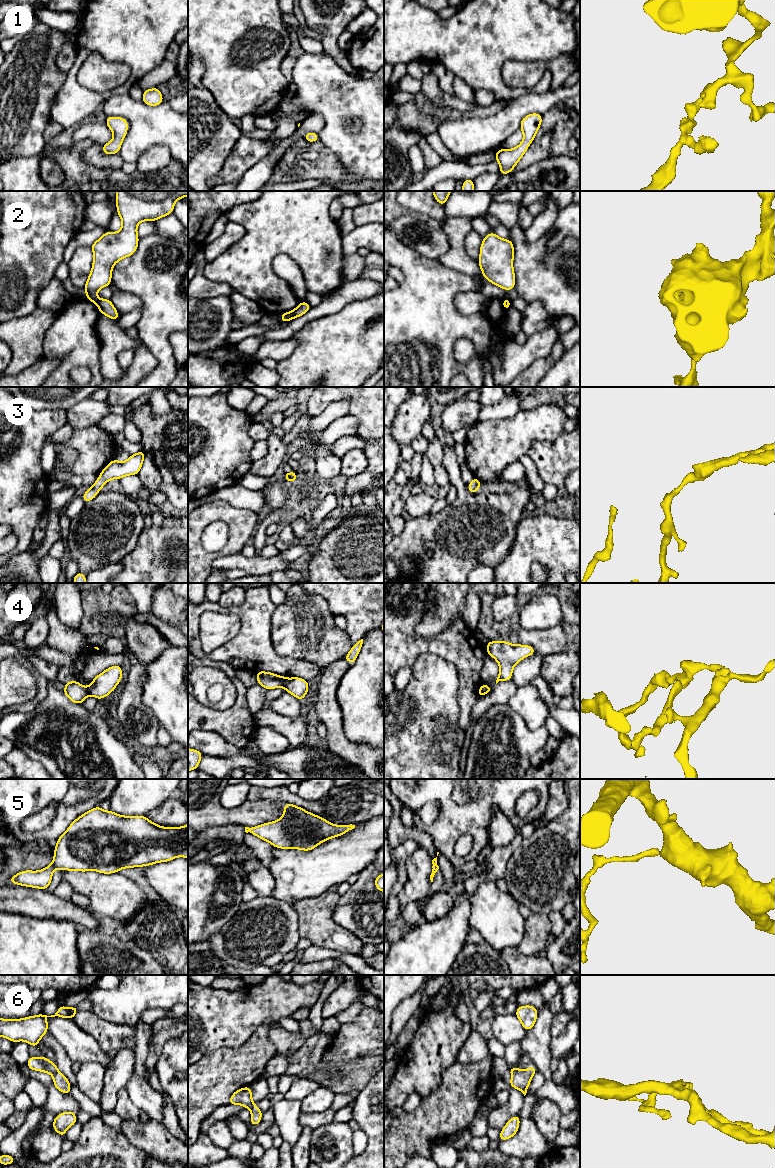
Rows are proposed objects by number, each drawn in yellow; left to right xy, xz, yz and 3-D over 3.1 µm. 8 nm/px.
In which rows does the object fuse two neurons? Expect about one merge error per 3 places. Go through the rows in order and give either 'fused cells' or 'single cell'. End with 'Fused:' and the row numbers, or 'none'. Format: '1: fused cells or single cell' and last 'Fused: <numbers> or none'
1: single cell
2: fused cells
3: single cell
4: fused cells
5: single cell
6: fused cells
Fused: 2, 4, 6

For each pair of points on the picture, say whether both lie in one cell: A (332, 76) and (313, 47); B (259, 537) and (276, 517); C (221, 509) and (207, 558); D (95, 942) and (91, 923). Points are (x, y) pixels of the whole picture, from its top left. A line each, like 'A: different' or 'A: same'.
A: different
B: same
C: same
D: different

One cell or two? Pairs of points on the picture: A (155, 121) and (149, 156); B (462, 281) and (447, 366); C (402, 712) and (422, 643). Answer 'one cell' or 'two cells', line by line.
A: two cells
B: one cell
C: two cells

